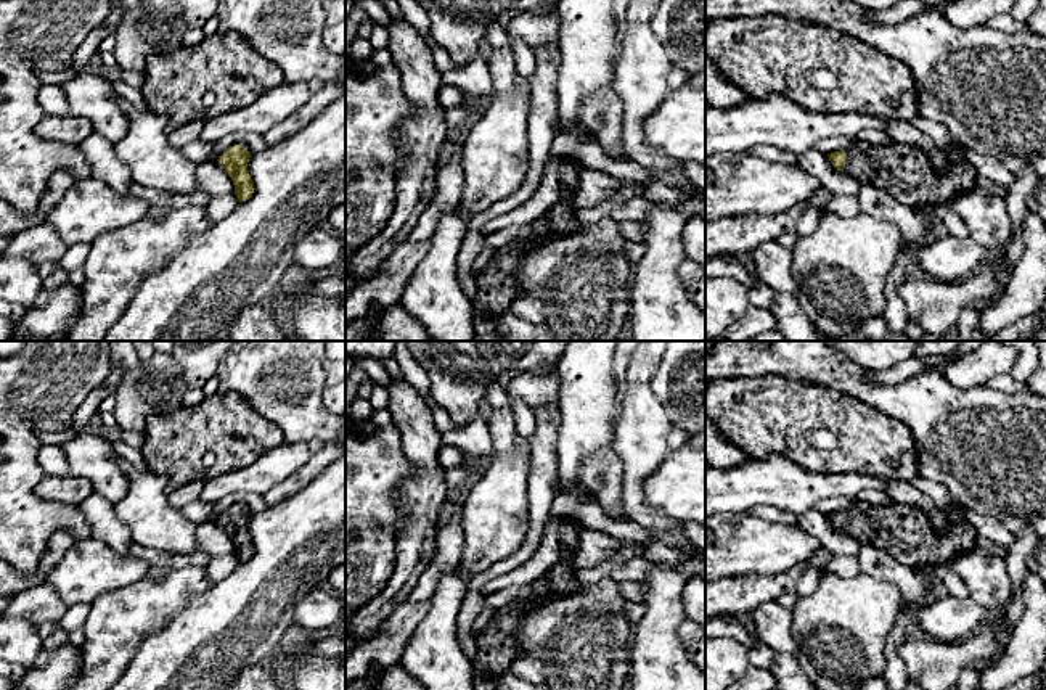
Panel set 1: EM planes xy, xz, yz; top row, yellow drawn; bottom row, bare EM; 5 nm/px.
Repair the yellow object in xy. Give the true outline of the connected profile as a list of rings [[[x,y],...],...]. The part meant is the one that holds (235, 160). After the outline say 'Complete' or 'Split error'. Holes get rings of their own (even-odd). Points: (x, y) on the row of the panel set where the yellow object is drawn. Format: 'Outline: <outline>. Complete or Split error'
Outline: [[[235,145],[217,159],[231,177],[239,203],[249,199],[254,193],[254,182],[247,170],[249,158],[251,153],[244,146]]]. Complete

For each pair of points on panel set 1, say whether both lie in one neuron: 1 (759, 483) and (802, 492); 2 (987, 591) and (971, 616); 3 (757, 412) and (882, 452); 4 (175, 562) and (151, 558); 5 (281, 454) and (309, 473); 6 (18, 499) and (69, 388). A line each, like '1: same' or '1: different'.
1: same
2: different
3: same
4: same
5: different
6: same

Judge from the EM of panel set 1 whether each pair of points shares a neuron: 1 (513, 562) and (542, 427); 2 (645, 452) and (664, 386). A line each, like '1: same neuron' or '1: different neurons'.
1: same neuron
2: different neurons

